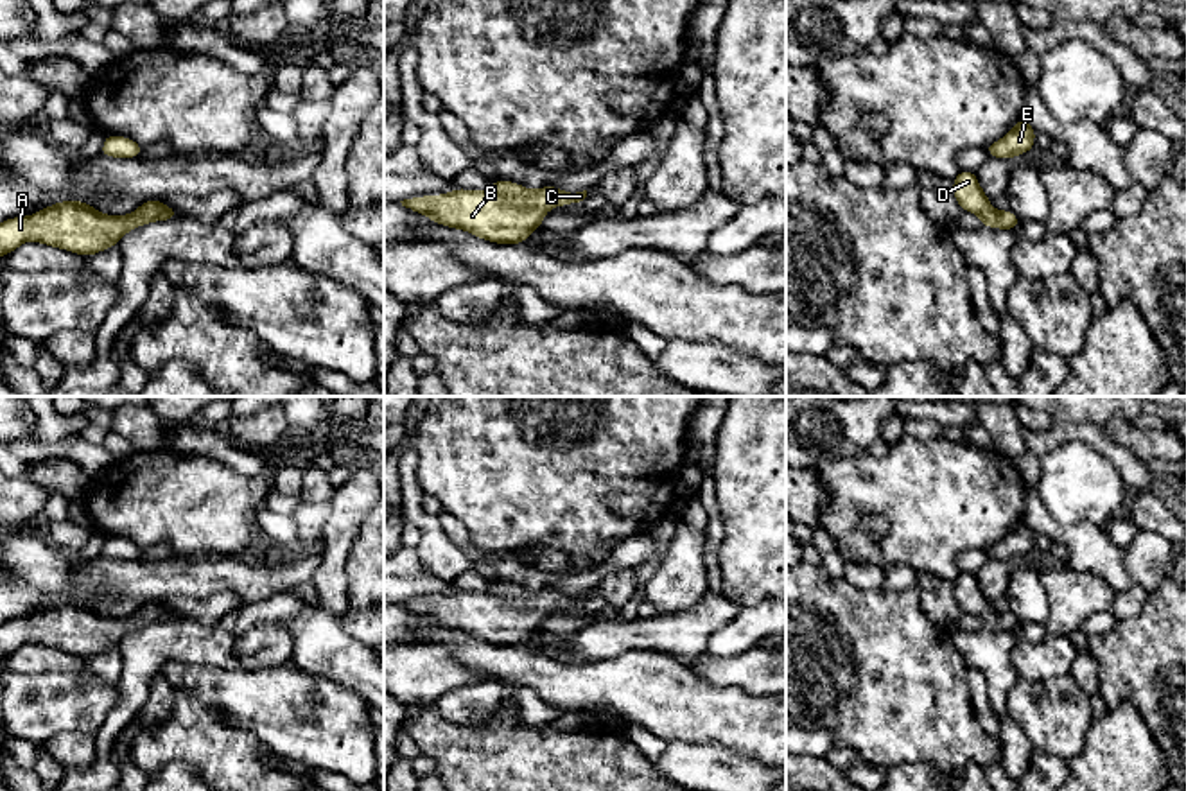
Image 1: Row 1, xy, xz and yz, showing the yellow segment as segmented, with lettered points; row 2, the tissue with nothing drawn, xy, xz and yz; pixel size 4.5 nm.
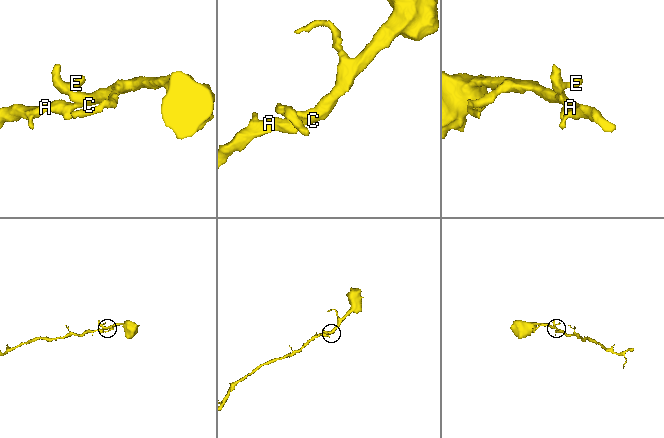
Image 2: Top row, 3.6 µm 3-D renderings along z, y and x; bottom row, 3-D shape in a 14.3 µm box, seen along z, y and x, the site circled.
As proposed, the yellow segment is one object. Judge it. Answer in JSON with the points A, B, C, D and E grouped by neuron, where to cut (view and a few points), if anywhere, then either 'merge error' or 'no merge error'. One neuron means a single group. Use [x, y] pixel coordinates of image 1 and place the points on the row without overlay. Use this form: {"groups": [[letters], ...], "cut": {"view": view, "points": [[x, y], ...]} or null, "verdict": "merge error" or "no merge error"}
{"groups": [["A", "B", "C", "D", "E"]], "cut": null, "verdict": "no merge error"}

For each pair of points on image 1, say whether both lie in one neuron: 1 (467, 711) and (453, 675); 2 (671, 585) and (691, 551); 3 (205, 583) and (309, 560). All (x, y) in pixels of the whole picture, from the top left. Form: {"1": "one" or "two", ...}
{"1": "two", "2": "one", "3": "one"}

